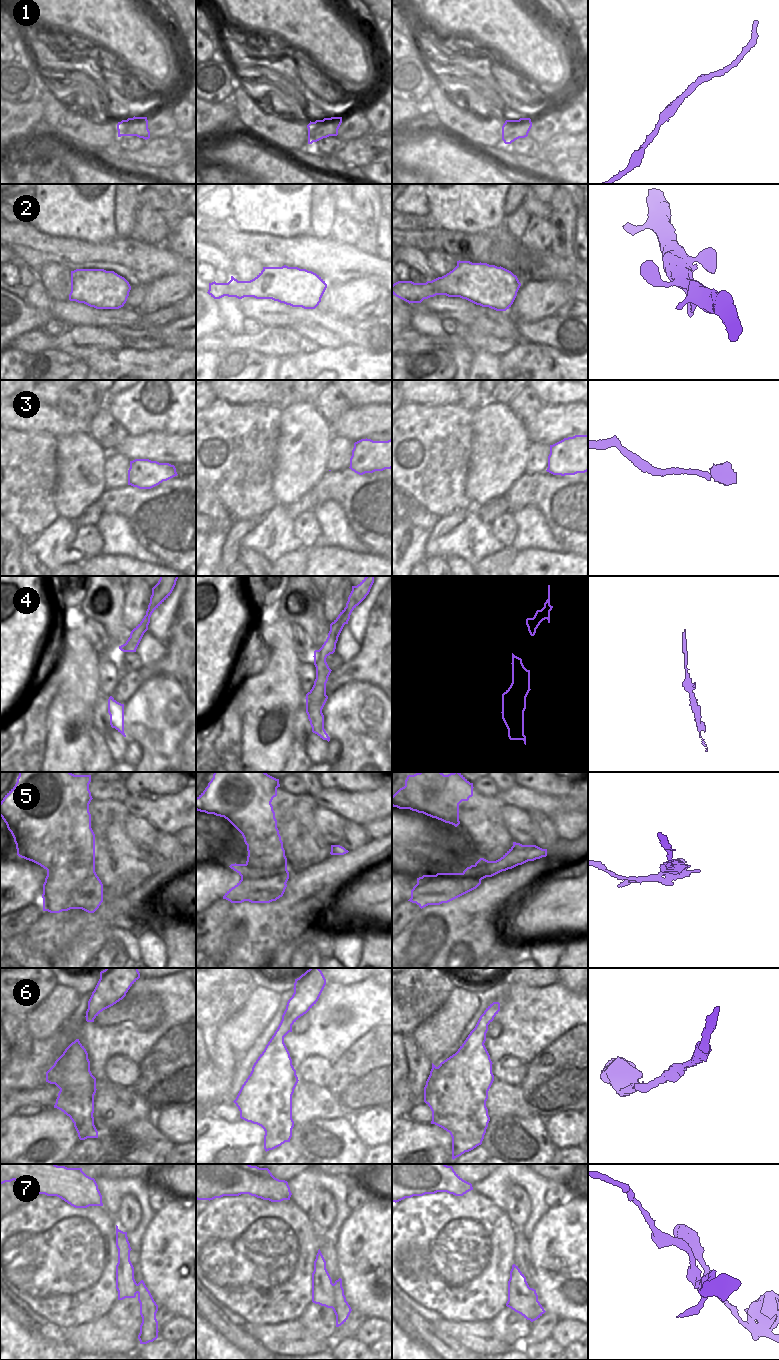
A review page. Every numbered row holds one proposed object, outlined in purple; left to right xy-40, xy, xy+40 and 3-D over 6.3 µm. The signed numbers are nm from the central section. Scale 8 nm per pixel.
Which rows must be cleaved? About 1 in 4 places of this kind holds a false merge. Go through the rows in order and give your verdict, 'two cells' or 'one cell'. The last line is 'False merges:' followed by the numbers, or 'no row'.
1: one cell
2: one cell
3: one cell
4: one cell
5: two cells
6: one cell
7: two cells
False merges: 5, 7

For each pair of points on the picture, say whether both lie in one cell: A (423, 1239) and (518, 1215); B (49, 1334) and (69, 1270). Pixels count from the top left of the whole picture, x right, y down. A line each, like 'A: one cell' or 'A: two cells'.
A: two cells
B: two cells

